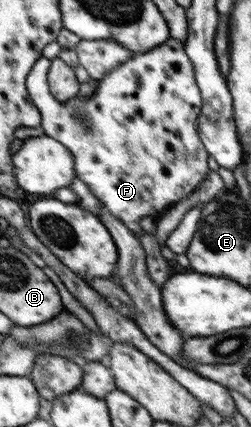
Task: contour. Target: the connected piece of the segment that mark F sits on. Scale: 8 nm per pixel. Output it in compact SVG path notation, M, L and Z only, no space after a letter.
M170 37L147 53L135 54L99 80L93 96L76 96L65 103L55 99L50 92L47 77L50 65L51 60L41 56L26 78L26 90L40 111L45 134L62 143L73 154L76 176L113 217L139 238L144 233L140 226L142 217L152 216L157 220L173 204L193 193L210 170L207 166L210 155L198 134L202 95L184 42Z

